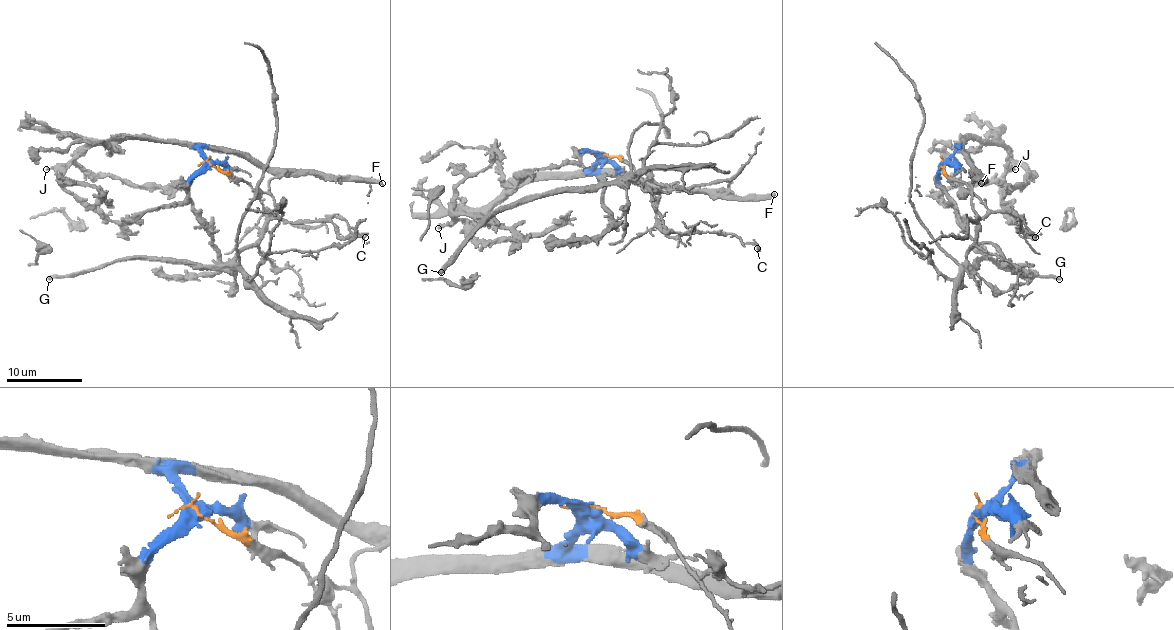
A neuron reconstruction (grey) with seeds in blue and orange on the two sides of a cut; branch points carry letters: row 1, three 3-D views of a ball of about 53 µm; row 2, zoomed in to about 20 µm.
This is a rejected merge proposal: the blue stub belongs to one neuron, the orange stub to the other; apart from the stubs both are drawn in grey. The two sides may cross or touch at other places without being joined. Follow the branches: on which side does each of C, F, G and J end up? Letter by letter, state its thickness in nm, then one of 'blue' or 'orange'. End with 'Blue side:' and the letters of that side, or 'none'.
C: 180 nm | orange
F: 480 nm | blue
G: 360 nm | orange
J: 200 nm | blue
Blue side: F, J

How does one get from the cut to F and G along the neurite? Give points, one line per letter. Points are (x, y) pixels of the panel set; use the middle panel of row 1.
F: (600, 155), (596, 171), (626, 172), (657, 186), (715, 189), (738, 197), (770, 197), (774, 193)
G: (600, 155), (621, 157), (655, 199), (659, 197), (657, 191), (628, 180), (522, 197), (501, 207), (440, 273)

